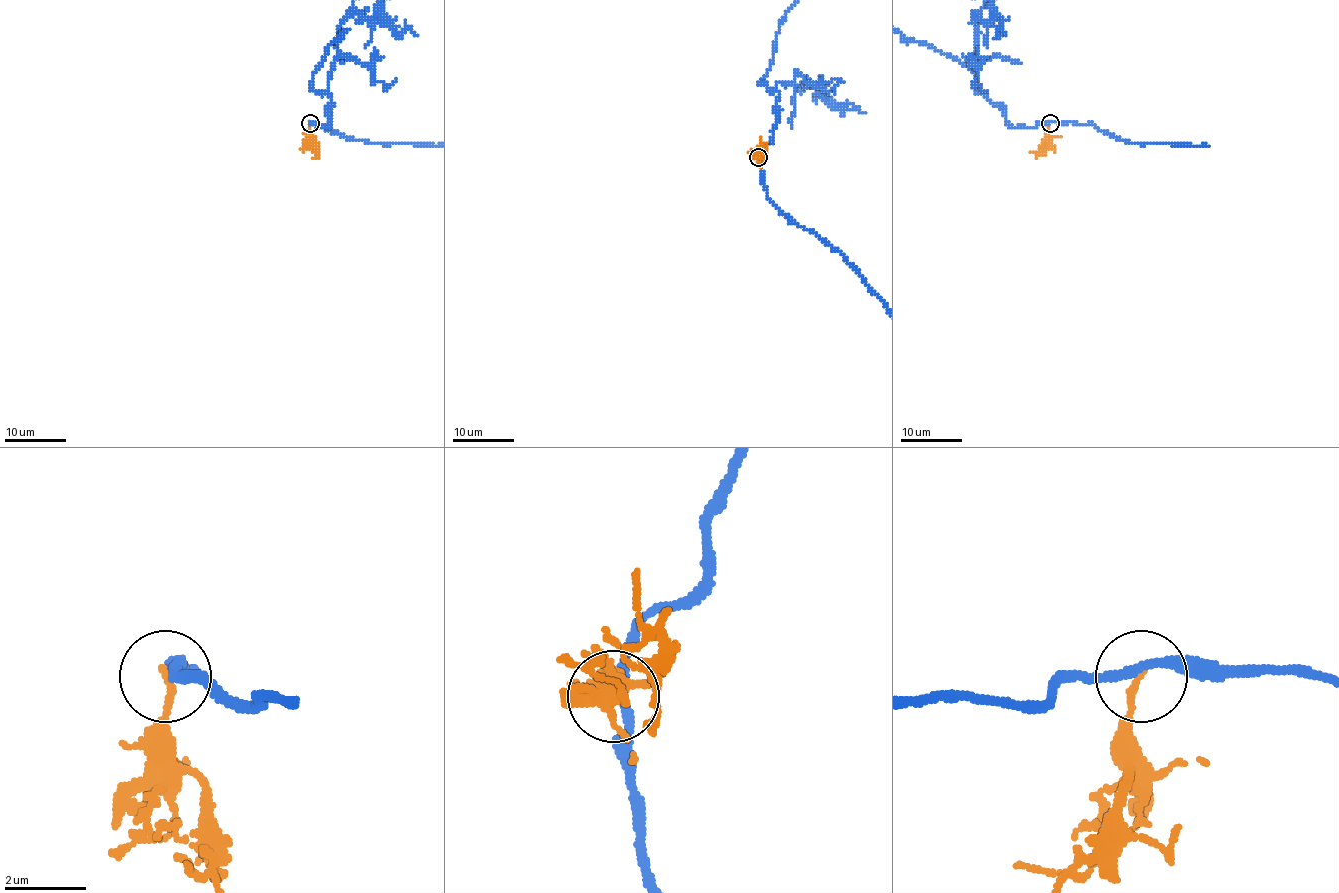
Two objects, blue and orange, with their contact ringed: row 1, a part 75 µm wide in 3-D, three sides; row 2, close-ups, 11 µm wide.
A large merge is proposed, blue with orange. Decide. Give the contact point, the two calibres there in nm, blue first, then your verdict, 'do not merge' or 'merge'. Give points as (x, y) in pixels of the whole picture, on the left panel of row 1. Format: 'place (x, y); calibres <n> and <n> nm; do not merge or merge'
place (310, 123); calibres 220 and 170 nm; do not merge

